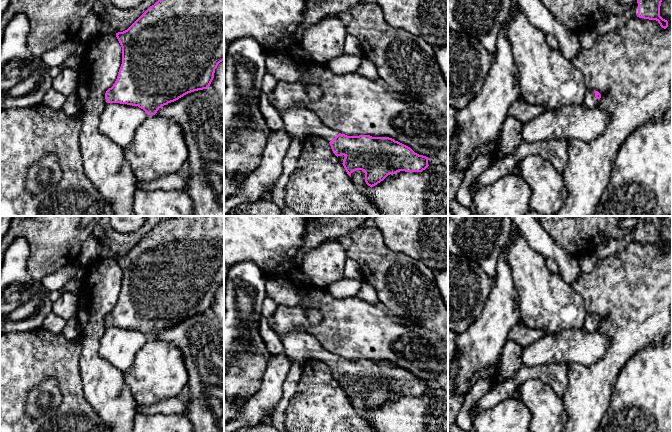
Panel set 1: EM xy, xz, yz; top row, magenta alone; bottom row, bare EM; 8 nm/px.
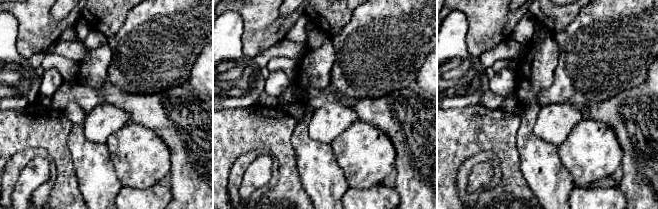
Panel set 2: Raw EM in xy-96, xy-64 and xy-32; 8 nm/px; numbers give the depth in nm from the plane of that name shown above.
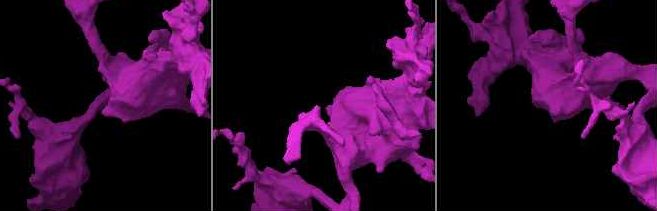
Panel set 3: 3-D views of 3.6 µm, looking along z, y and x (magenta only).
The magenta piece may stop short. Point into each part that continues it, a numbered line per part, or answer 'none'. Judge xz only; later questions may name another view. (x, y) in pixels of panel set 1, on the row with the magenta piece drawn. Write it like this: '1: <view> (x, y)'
1: xz (299, 121)

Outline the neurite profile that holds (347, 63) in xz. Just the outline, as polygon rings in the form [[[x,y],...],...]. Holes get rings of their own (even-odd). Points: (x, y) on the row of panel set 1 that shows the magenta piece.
[[[344,53],[343,55],[331,60],[328,63],[328,68],[338,75],[357,72],[362,58],[362,55]]]

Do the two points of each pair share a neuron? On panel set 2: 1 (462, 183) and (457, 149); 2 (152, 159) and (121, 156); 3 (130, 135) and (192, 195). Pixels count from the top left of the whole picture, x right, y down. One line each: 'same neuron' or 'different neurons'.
1: different neurons
2: same neuron
3: different neurons

